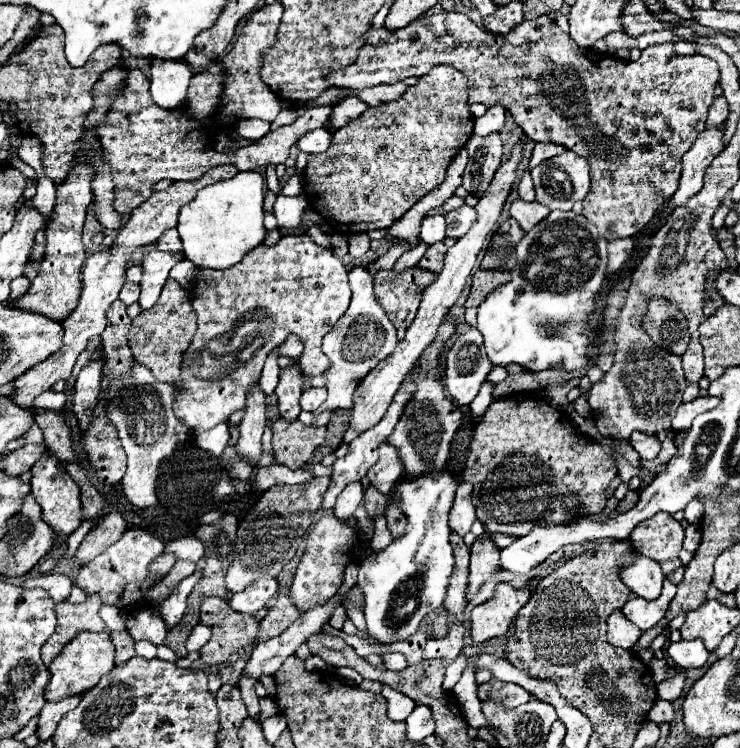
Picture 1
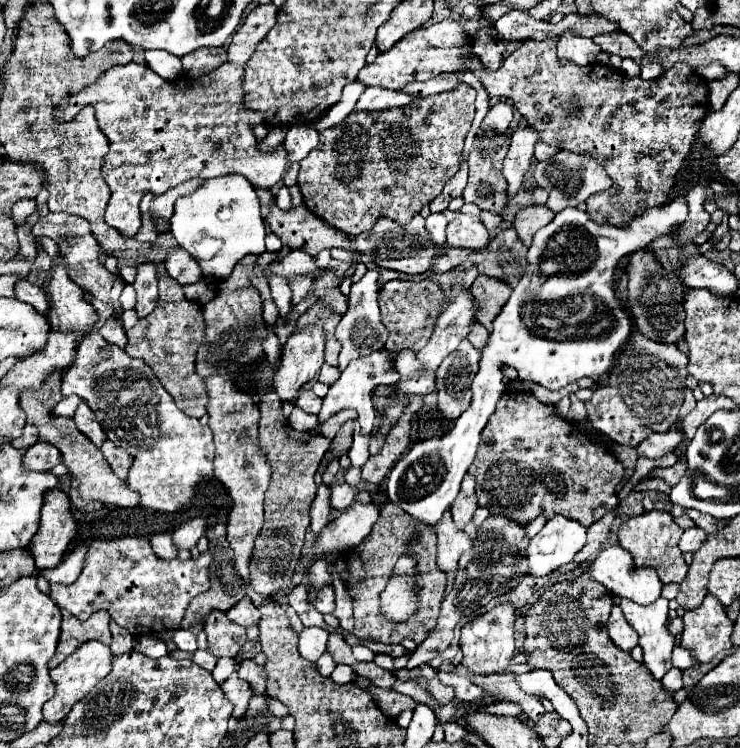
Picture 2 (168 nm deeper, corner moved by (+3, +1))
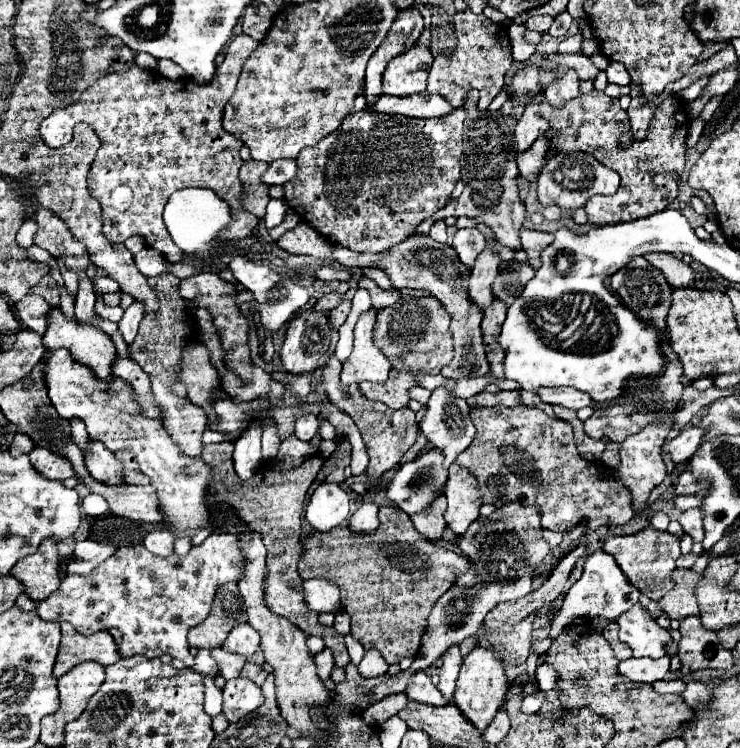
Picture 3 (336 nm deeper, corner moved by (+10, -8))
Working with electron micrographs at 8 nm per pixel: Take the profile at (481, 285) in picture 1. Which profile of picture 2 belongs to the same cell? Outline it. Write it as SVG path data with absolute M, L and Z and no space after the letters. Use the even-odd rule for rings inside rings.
M479 275L471 287L473 287L473 297L477 299L477 303L481 303L477 321L481 325L485 325L487 331L491 333L493 331L491 323L501 313L503 305L507 303L507 299L511 295L511 287L507 283L501 283L499 279L489 279L483 275Z

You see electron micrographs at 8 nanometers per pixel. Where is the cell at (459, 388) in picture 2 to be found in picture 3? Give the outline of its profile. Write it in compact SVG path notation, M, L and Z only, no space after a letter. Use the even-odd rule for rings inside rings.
M446 378L446 384L432 392L432 396L428 400L428 412L424 414L424 418L420 422L420 430L426 434L430 444L444 452L444 456L446 456L444 466L450 466L456 460L456 456L470 446L470 442L474 438L474 432L476 432L476 428L474 428L474 424L470 420L468 402L464 398L454 396L452 388L456 388L456 380Z

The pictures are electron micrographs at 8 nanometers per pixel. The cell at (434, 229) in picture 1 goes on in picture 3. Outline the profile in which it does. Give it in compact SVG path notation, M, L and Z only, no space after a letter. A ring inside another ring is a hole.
M438 220L438 222L434 222L432 224L432 228L430 228L430 234L428 234L432 240L436 240L436 242L446 242L446 224L442 222L442 220Z

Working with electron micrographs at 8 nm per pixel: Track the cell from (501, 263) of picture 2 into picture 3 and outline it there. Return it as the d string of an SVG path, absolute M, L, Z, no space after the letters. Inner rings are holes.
M516 260L502 262L502 268L494 282L494 296L510 306L518 296L518 286L522 290L526 280L532 278L532 274L534 274L534 268L530 264L516 262Z

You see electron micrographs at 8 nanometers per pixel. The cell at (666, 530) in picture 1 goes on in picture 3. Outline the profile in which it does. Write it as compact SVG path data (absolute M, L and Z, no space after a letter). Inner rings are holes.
M652 526L630 534L630 536L612 536L606 538L604 550L616 558L616 564L624 572L630 584L634 584L642 594L652 600L660 600L670 588L674 588L672 572L676 568L676 558L680 556L680 542L670 532L660 532Z

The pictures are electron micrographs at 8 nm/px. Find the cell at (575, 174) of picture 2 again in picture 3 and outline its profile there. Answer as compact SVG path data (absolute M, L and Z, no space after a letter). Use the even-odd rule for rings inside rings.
M570 152L570 154L556 154L548 160L538 176L538 200L548 206L556 204L562 210L562 216L570 216L574 210L582 208L586 200L594 194L614 194L620 186L620 176L600 164L594 156L584 152Z

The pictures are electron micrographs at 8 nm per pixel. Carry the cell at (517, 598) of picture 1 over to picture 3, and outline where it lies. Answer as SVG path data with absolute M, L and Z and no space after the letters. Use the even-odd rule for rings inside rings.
M478 646L474 648L462 662L458 680L456 680L456 692L454 692L454 704L460 708L460 712L482 732L498 708L504 702L504 696L508 692L508 680L504 676L504 664L496 658L494 646Z

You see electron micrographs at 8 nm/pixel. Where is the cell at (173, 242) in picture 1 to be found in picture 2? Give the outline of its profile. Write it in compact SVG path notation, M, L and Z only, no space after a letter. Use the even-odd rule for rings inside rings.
M181 247L167 251L165 267L167 267L167 273L173 279L177 279L181 285L191 285L191 283L197 283L203 279L203 273L201 273L201 267L197 265L197 261Z

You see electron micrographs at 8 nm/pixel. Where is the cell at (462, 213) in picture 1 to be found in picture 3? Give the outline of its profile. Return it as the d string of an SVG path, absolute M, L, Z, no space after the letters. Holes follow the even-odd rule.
M460 228L454 234L452 248L458 254L460 262L466 264L468 268L472 268L474 260L478 258L478 254L484 248L484 236L482 236L482 232L478 232L478 228Z

